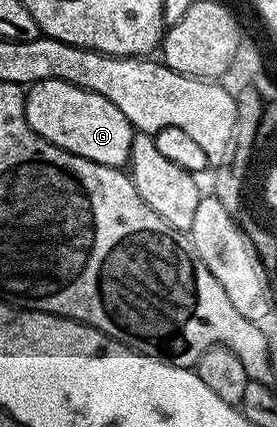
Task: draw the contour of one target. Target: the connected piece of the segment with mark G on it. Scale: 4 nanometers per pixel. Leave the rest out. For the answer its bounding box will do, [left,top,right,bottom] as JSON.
[25,80,136,167]

